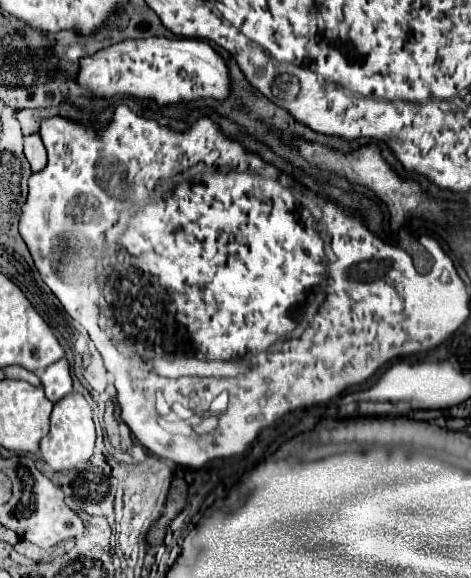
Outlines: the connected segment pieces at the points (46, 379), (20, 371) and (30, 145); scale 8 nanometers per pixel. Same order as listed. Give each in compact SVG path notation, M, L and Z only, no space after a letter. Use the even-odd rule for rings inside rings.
M60 359L54 365L50 365L42 373L40 379L42 379L44 393L52 403L60 401L64 395L68 395L72 391L72 377L70 377L70 369L68 369L66 359Z
M20 365L6 367L6 369L4 369L4 373L6 373L6 377L8 377L8 379L22 379L22 381L28 381L30 385L34 385L34 387L40 387L40 379L38 379L32 371L28 371L28 369L20 367Z
M38 133L24 137L24 155L32 165L32 171L38 171L46 165L46 147Z

